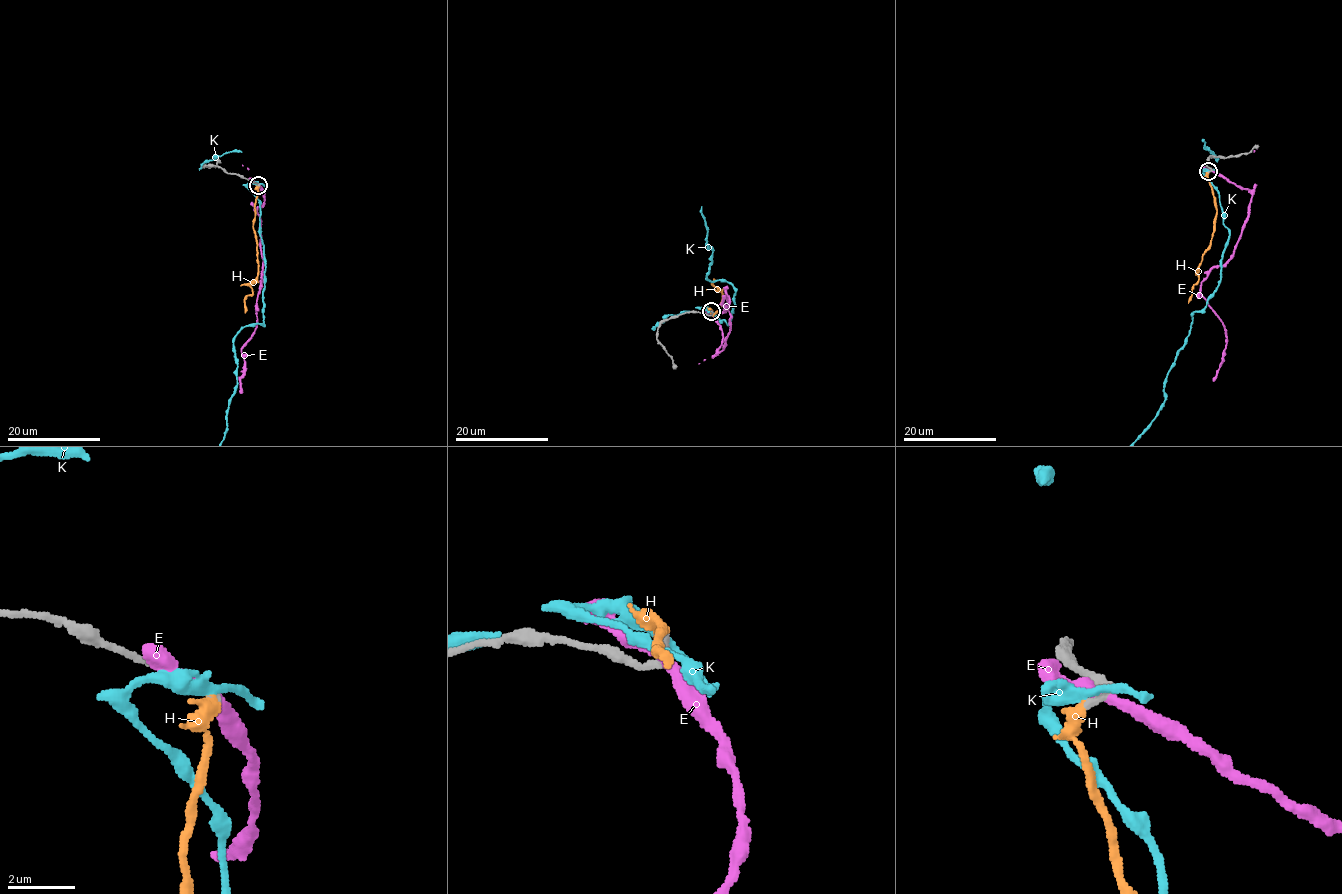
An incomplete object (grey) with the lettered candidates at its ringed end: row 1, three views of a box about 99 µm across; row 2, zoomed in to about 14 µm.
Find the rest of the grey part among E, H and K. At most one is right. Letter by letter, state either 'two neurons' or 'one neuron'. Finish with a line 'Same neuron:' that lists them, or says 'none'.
E: two neurons
H: one neuron
K: two neurons
Same neuron: H

